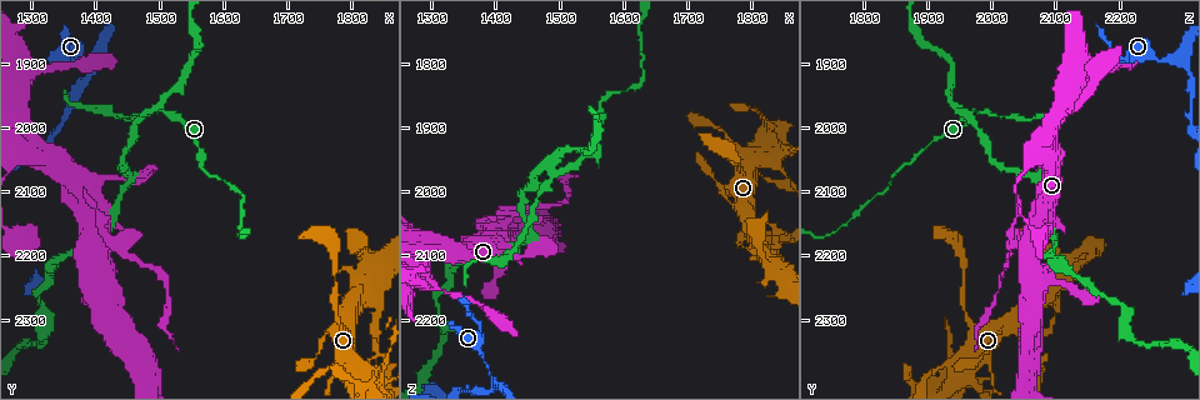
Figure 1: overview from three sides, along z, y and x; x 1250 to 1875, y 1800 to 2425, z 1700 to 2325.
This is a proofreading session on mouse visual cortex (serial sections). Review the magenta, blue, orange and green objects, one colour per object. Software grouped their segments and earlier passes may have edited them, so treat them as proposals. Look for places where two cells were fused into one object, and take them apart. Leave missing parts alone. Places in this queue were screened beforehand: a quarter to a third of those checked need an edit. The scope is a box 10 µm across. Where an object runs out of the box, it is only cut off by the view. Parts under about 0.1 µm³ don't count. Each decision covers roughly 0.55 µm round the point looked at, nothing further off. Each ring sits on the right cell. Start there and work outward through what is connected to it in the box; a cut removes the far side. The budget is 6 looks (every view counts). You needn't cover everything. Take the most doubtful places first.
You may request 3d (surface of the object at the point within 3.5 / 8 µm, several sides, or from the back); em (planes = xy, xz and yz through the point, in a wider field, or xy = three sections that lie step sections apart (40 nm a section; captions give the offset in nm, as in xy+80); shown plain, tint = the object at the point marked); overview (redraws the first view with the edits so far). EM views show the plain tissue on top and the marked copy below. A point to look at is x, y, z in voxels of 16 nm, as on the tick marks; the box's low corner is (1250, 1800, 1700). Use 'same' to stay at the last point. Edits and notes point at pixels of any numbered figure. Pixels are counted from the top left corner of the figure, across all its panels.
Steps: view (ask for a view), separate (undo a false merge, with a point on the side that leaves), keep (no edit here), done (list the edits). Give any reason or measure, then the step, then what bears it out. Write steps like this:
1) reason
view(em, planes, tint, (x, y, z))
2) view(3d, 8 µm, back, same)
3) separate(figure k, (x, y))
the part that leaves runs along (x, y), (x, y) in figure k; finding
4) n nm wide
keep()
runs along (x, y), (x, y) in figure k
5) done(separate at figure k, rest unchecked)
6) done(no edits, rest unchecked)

four-way junction
view(3d, 3.5 µm, back, (1490, 1975, 1960))

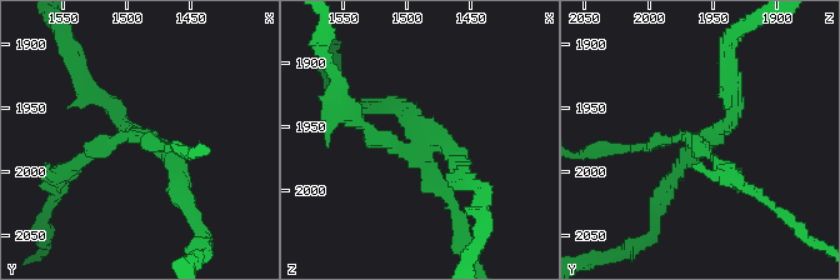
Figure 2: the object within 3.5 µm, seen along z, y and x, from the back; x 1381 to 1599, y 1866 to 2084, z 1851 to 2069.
4 arms; arms of 150, 150, 200, 200 nm; now the EM
view(em, xy, step 2, tint, (1490, 1972, 1958))

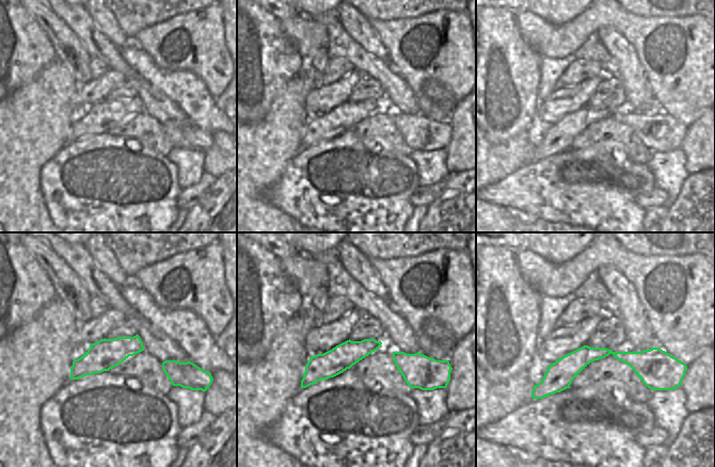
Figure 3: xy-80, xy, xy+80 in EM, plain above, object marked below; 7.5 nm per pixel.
separate(figure 2, (463, 151))
the part that leaves runs along (414, 144), (436, 138), (471, 183) in figure 2; two cells meet here

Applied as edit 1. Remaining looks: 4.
redraw
view(overview)

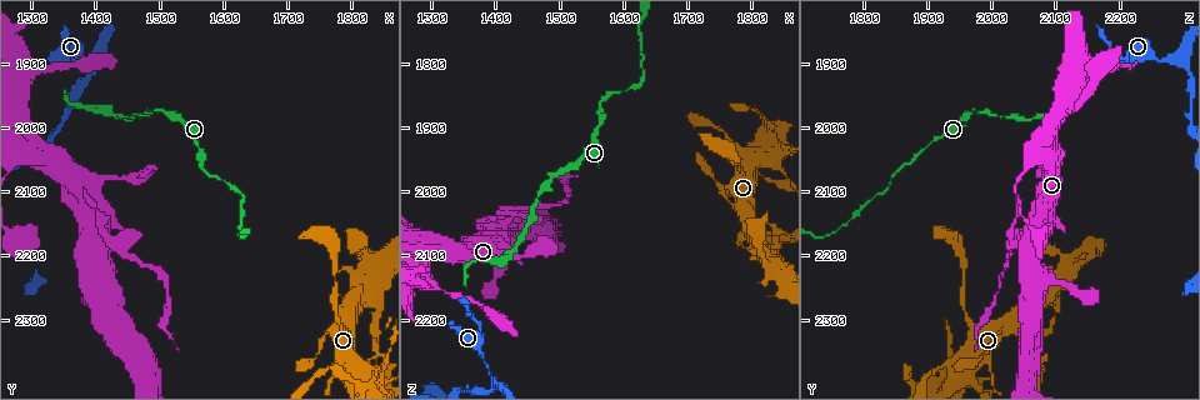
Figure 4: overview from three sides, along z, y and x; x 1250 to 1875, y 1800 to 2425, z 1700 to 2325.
three arms meet
view(3d, 8 µm, (1385, 1890, 2285))

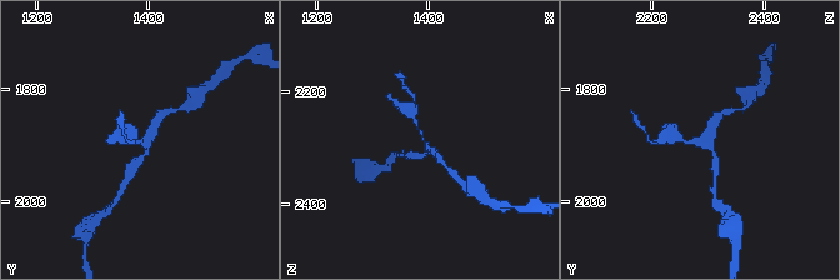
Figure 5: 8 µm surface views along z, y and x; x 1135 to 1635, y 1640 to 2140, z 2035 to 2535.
shape alone is not enough
view(em, planes, tint, same)

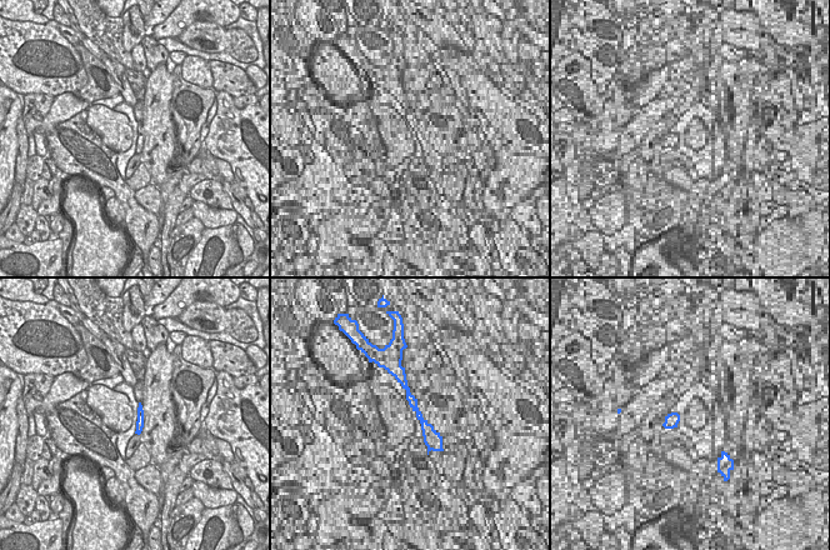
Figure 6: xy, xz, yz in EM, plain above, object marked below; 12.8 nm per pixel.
100 nm wide
keep()
runs along (669, 131), (709, 145), (715, 163) in figure 5; one cell here

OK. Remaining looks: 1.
done(separate at figure 2, rest unchecked)

